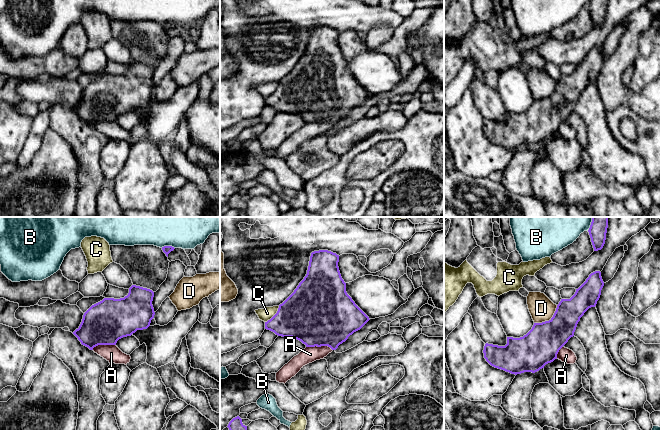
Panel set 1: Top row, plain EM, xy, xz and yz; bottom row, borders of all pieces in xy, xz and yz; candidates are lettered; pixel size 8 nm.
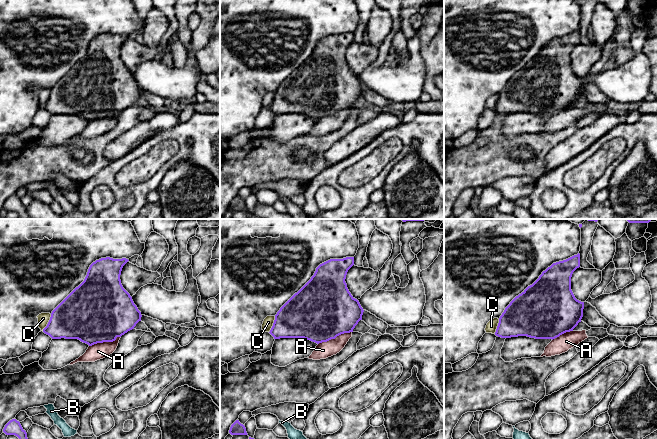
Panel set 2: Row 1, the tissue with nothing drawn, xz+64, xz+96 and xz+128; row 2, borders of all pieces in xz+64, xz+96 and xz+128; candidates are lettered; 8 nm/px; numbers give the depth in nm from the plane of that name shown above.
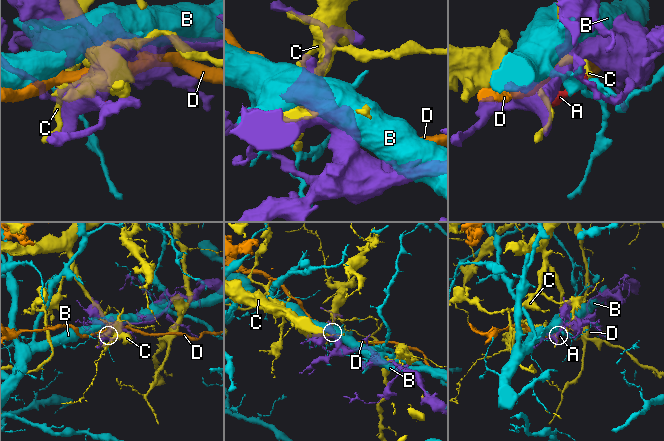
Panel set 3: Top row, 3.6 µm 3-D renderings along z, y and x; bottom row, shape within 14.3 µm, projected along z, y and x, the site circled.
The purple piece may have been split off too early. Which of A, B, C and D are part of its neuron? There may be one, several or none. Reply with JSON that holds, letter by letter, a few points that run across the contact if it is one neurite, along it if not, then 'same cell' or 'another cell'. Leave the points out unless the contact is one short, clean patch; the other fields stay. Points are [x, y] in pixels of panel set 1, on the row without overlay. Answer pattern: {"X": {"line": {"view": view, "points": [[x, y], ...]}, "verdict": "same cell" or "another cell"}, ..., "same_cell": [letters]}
{"A": {"line": {"view": "xz", "points": [[306, 122], [328, 122], [332, 126]]}, "verdict": "another cell"}, "B": {"verdict": "another cell"}, "C": {"verdict": "another cell"}, "D": {"verdict": "another cell"}, "same_cell": []}

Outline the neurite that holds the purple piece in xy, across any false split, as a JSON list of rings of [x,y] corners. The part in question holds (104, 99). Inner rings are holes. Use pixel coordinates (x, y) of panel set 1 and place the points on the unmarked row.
[[[132,61],[124,74],[104,74],[92,81],[83,91],[82,98],[73,110],[82,121],[93,126],[98,121],[116,121],[123,113],[131,112],[137,106],[147,105],[155,88],[152,81],[154,68],[150,65]]]

